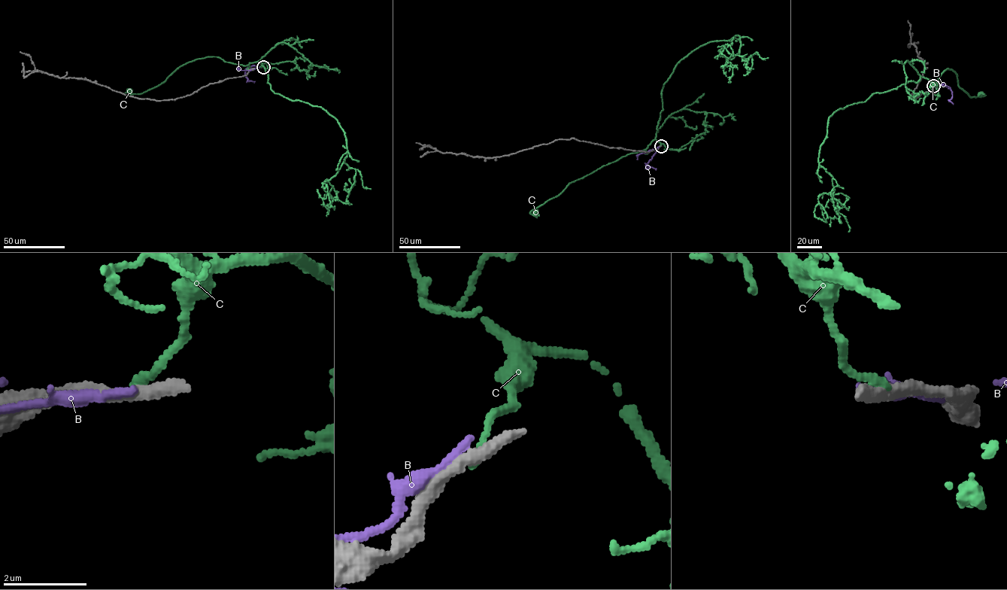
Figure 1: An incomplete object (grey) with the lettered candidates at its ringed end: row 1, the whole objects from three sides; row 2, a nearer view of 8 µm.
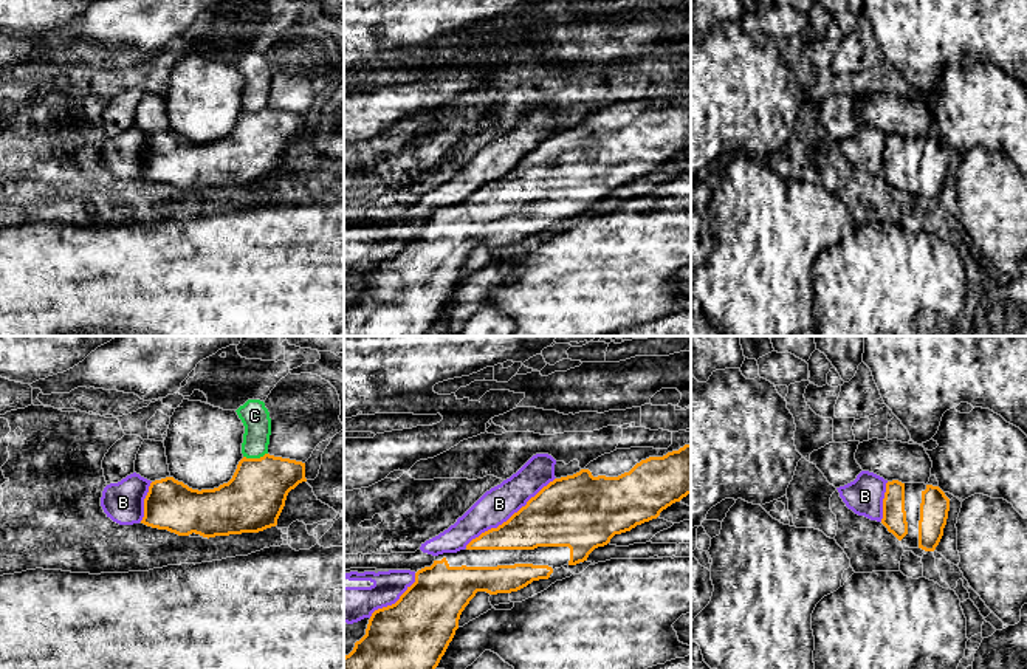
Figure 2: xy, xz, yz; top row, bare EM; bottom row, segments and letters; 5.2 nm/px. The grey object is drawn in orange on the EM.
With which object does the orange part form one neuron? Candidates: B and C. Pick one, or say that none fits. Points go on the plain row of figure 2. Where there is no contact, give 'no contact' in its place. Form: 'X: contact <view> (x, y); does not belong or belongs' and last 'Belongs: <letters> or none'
B: contact xz (511, 169); does not belong
C: contact xy (254, 112); does not belong
Belongs: none

